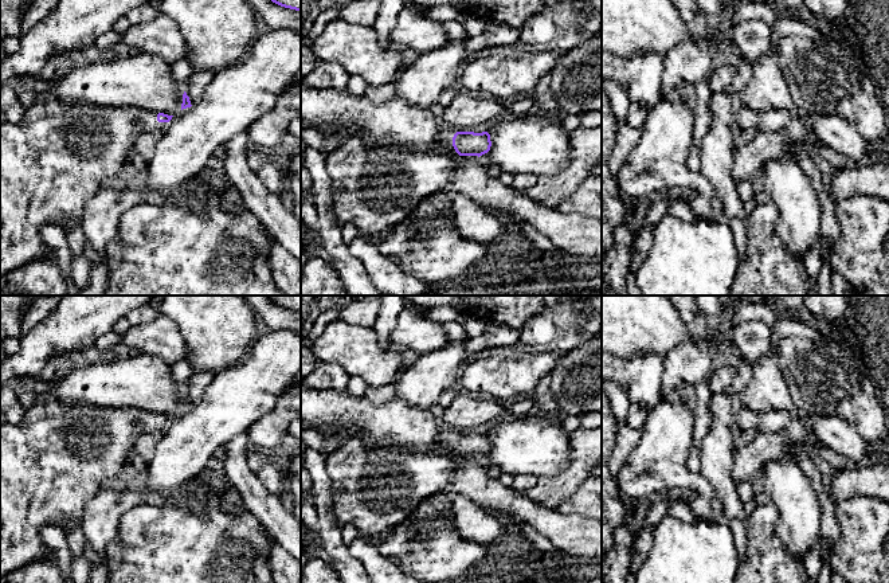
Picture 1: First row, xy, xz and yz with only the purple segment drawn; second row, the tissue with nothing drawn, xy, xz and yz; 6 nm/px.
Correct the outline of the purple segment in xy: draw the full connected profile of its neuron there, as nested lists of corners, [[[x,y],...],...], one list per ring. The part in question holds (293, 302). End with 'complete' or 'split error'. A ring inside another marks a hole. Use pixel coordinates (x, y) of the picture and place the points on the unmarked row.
[[[269,296],[271,302],[290,310],[301,312],[301,296]]]; complete

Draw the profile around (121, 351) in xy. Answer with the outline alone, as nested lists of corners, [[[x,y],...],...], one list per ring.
[[[121,343],[115,345],[110,352],[106,352],[106,353],[99,353],[99,352],[93,351],[90,355],[87,355],[86,359],[107,361],[107,360],[129,359],[138,353],[140,353],[138,351]]]

